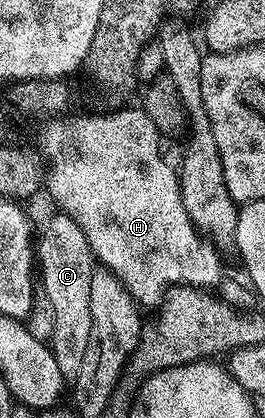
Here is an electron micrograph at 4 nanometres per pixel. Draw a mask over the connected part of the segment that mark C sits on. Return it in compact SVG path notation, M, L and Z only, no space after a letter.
M58 211L42 229L42 238L36 241L36 265L40 270L40 287L46 291L46 301L54 312L54 330L48 338L48 346L54 353L63 382L73 383L80 375L80 363L84 363L84 347L88 347L88 335L92 331L92 275L96 268L94 252L88 239L68 214Z

